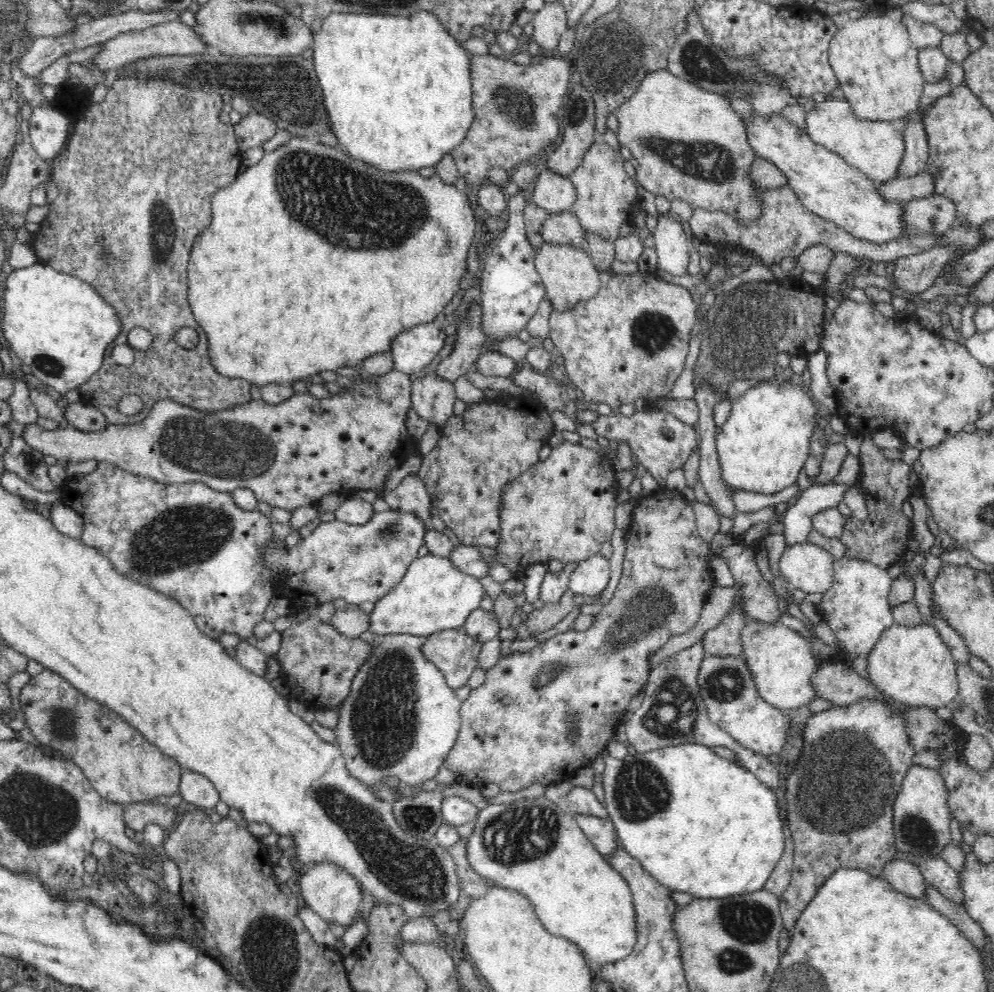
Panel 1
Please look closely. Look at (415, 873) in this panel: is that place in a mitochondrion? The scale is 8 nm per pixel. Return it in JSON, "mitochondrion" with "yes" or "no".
{"mitochondrion":"yes"}

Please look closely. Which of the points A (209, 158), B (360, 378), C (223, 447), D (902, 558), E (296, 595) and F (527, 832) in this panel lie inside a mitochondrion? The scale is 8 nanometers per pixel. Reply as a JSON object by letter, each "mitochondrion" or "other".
{"A":"other","B":"other","C":"mitochondrion","D":"other","E":"other","F":"mitochondrion"}

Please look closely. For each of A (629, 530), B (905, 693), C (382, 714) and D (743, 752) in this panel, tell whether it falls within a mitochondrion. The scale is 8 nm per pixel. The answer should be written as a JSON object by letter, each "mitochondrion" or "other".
{"A":"other","B":"other","C":"mitochondrion","D":"other"}

